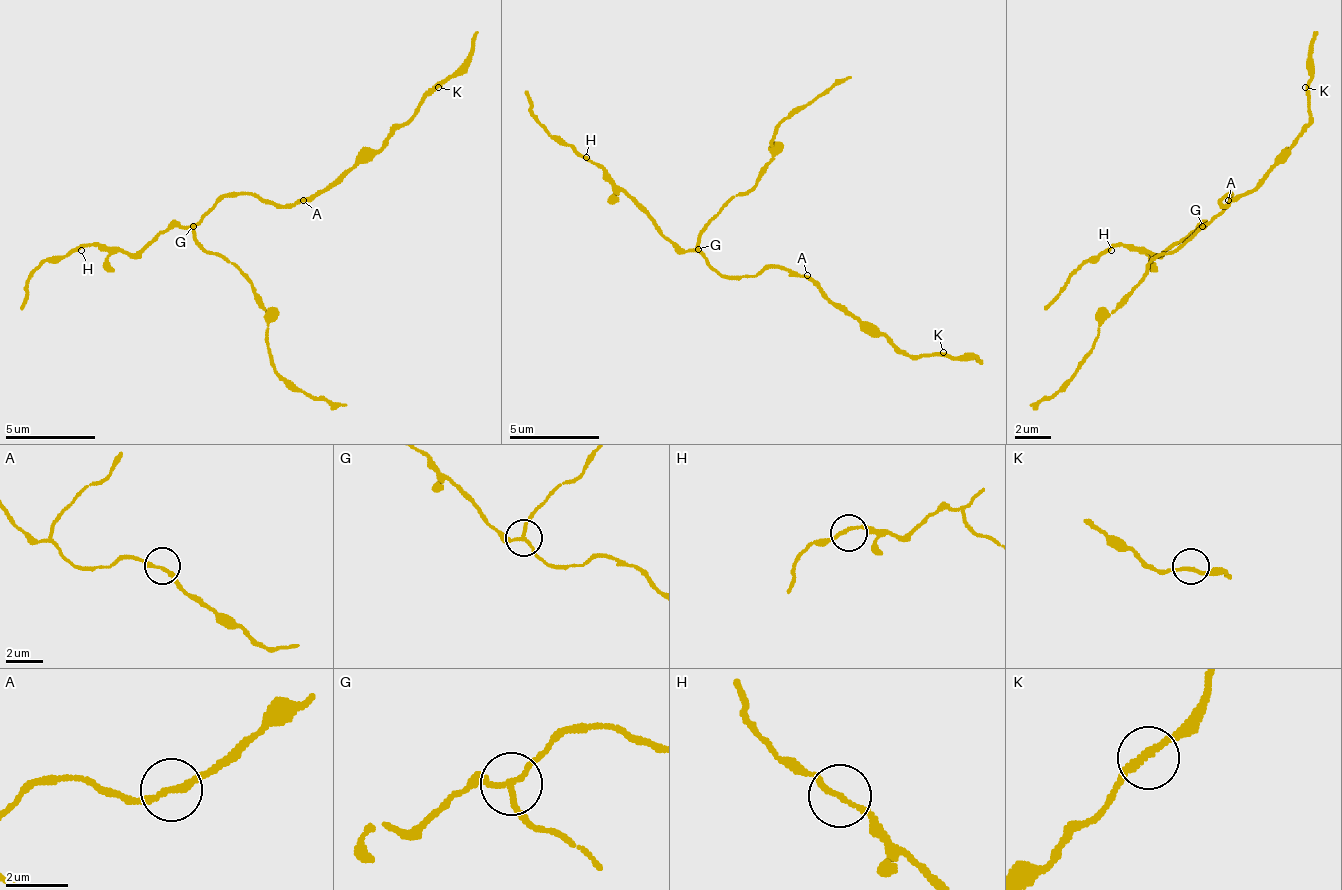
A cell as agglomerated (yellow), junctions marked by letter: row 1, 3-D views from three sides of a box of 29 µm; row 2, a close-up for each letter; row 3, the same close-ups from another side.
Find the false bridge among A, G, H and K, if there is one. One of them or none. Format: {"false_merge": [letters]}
{"false_merge": ["G"]}

